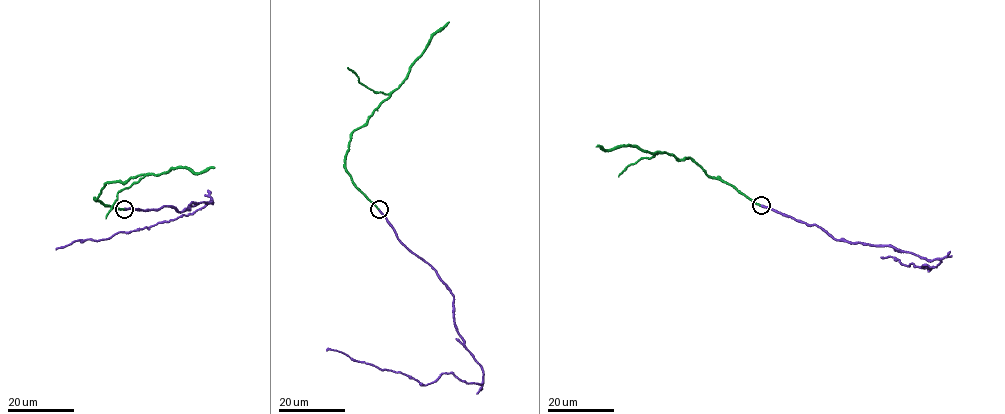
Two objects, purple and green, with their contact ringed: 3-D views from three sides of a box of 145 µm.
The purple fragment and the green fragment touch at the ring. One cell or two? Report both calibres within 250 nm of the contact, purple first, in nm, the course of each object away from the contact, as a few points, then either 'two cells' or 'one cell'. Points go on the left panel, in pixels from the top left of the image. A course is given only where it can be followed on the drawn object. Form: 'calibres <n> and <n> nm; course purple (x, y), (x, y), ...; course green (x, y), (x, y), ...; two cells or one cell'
calibres 440 and 280 nm; course purple (124, 209), (169, 205), (179, 212), (190, 209), (193, 202), (212, 202), (147, 227), (56, 249); course green (124, 209), (96, 200), (104, 185), (184, 168), (199, 173), (214, 168); one cell

